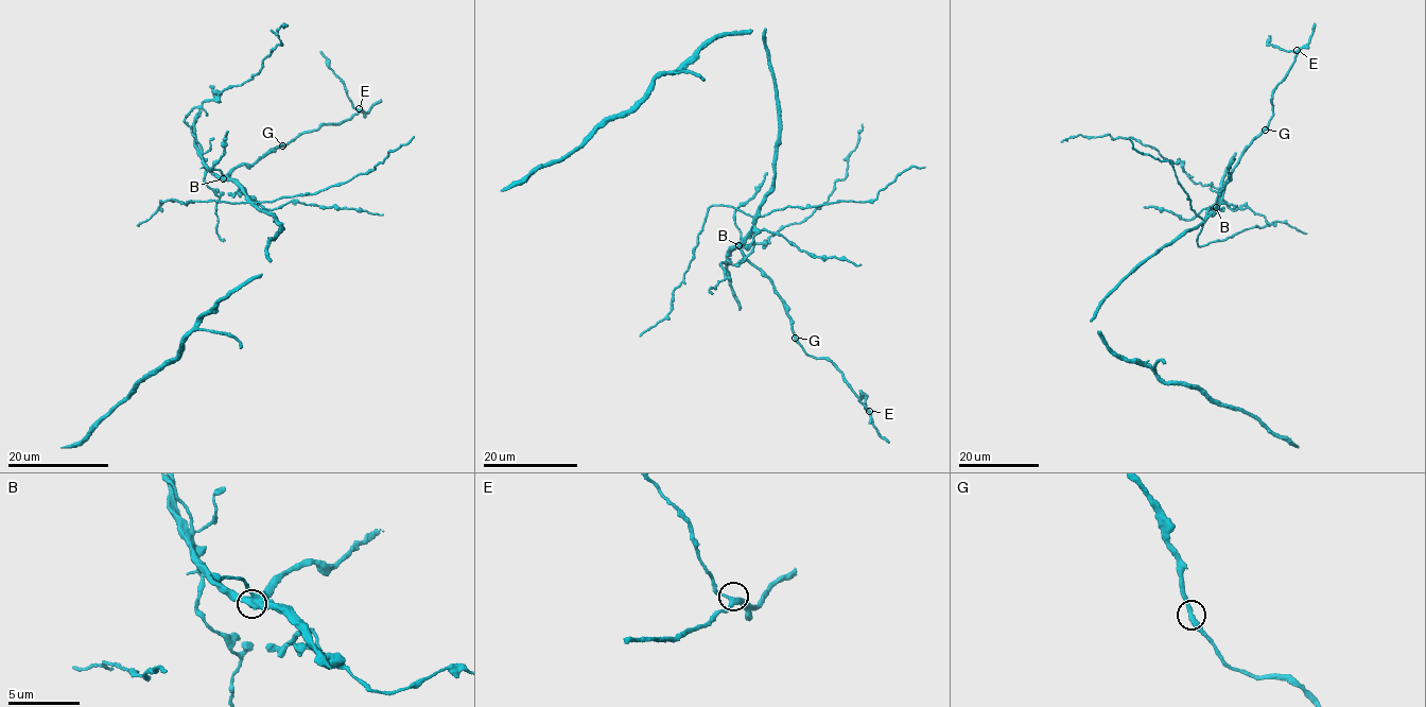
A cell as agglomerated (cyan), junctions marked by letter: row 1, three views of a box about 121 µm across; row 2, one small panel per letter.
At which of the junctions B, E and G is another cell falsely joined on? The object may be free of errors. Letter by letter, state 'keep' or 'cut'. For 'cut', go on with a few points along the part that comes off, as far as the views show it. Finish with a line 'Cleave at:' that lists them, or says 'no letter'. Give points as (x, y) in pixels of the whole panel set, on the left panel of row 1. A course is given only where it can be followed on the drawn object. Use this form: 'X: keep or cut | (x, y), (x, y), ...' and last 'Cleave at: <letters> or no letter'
B: cut
E: keep
G: keep
Cleave at: B

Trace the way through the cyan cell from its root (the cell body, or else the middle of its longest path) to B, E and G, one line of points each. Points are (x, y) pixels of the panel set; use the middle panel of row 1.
B: (779, 133), (774, 182), (754, 227), (738, 246)
E: (779, 133), (774, 182), (742, 252), (771, 281), (795, 340), (809, 355), (831, 362), (869, 411)
G: (779, 133), (774, 182), (754, 227), (740, 245), (744, 255), (771, 281), (795, 338)

